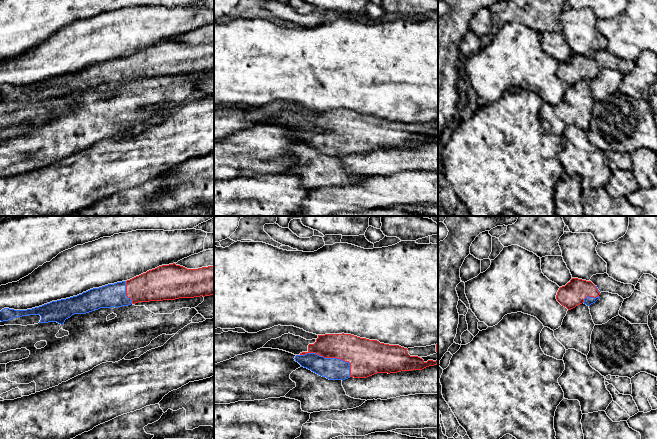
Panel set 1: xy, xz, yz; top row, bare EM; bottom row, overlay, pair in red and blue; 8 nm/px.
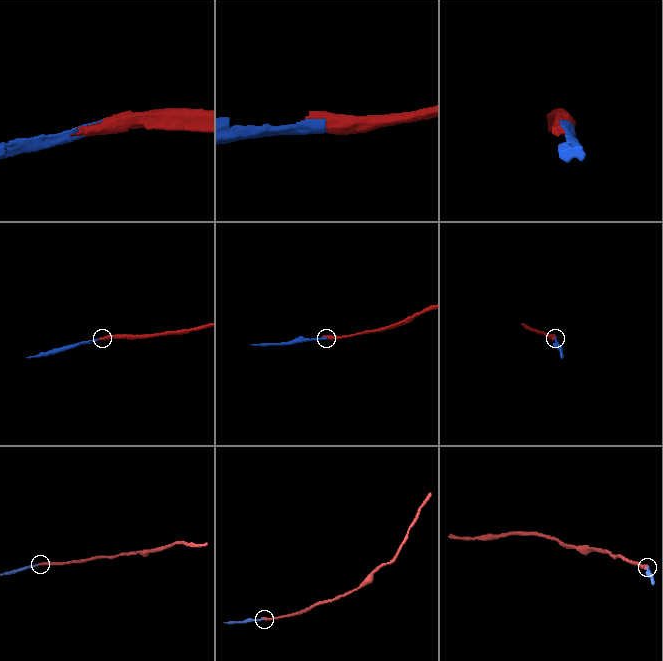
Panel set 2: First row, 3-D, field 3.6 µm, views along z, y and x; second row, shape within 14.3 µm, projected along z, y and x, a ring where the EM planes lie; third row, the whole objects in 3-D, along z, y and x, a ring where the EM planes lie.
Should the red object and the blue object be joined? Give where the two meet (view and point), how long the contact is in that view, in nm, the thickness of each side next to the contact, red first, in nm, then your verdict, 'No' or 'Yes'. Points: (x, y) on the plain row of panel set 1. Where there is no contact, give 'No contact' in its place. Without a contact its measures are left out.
Touches red at xz (331, 133). Shared border 440 nm. Thickness 260 nm (red) against 180 nm. Yes

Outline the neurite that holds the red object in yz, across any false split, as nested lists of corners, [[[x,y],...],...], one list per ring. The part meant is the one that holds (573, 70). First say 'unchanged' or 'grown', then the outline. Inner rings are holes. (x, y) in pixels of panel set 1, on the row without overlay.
grown | [[[572,54],[565,62],[559,64],[556,75],[568,86],[584,79],[587,82],[599,75],[600,67],[591,57]]]

